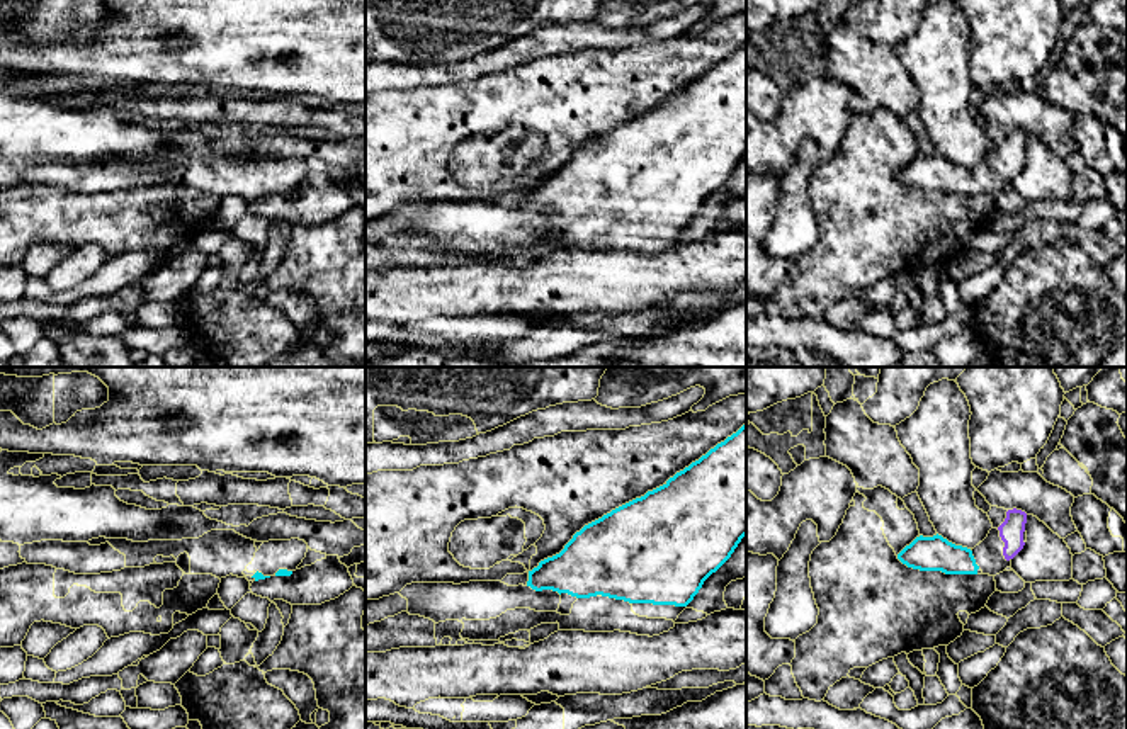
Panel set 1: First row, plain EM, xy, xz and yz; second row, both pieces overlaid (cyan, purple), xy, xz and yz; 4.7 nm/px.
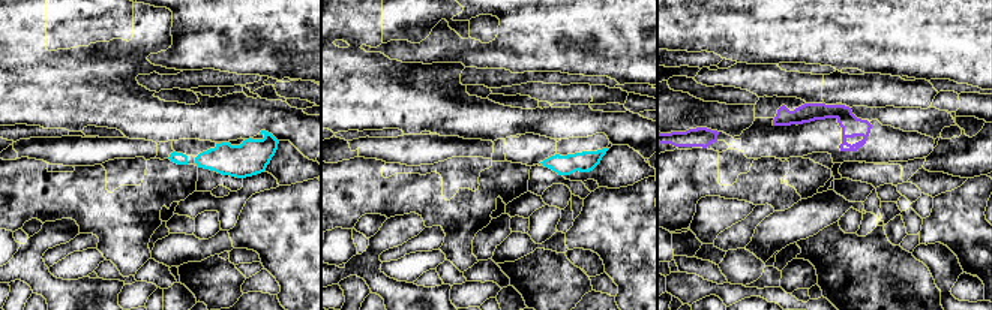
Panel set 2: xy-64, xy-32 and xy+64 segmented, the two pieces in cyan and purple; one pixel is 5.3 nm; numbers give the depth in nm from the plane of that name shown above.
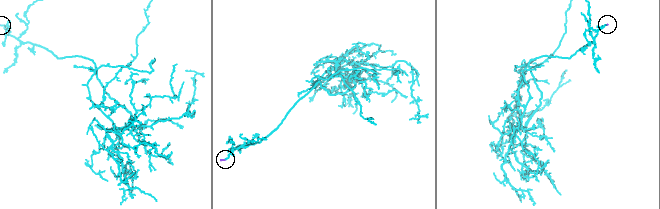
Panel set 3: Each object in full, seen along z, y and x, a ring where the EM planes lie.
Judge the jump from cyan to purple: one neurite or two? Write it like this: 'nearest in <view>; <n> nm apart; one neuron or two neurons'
nearest in yz; 130 nm apart; one neuron

